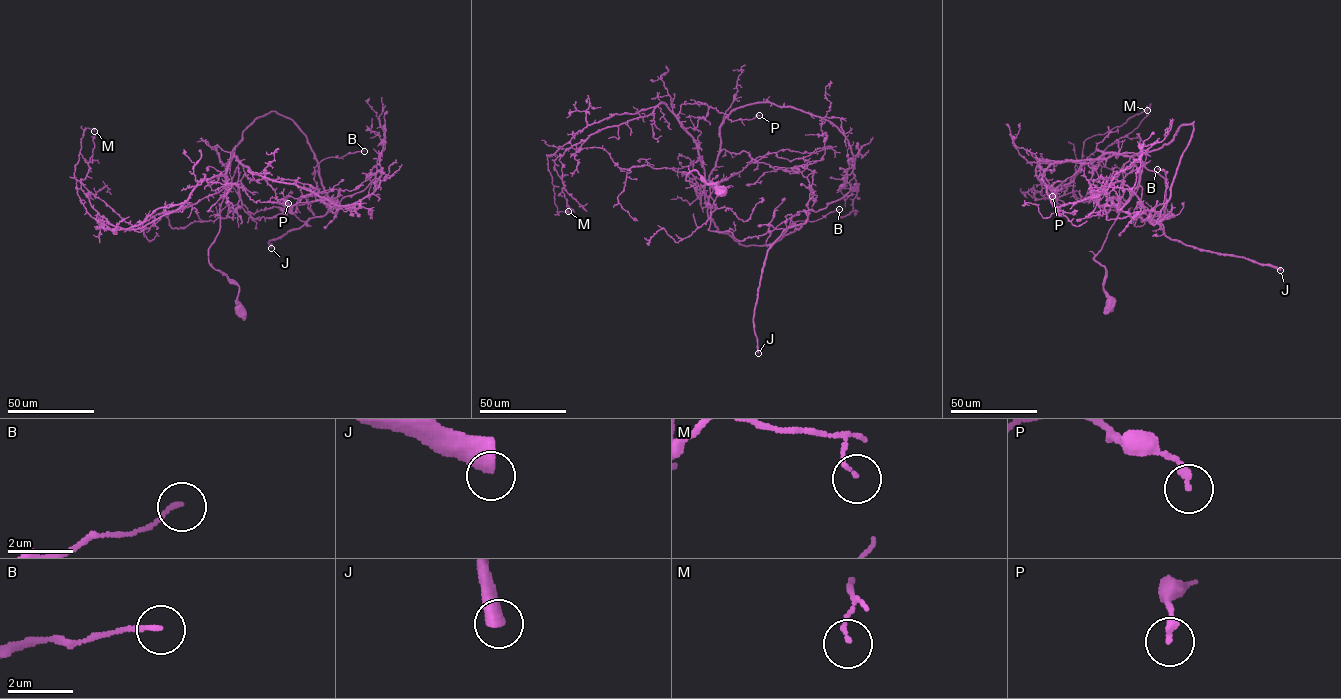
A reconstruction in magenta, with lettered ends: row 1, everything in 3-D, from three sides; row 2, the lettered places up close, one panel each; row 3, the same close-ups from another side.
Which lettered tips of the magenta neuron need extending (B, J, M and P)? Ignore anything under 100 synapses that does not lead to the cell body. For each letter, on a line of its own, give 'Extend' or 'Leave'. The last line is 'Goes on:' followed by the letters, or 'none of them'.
B: Leave
J: Extend
M: Leave
P: Leave
Goes on: J

